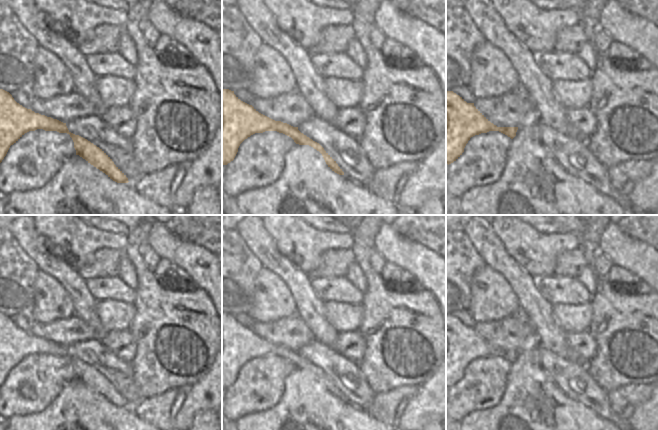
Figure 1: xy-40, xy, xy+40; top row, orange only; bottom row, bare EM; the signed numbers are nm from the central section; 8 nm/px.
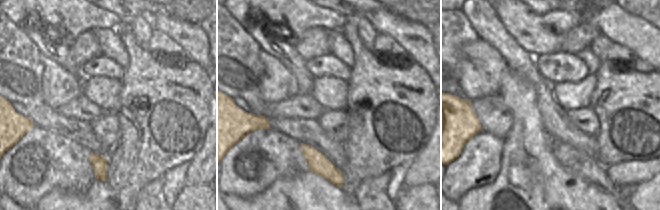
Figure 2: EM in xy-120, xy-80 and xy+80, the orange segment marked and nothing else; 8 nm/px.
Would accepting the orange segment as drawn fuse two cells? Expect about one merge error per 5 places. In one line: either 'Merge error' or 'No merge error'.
No merge error

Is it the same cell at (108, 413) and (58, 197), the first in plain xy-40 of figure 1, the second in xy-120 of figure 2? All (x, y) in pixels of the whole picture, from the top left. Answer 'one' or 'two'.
one

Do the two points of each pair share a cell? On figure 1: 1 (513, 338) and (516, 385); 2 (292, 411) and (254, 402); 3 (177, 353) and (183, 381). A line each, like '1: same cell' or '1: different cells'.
1: different cells
2: different cells
3: same cell

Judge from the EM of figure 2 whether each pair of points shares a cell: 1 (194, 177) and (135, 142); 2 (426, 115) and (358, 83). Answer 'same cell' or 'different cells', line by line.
1: different cells
2: same cell

